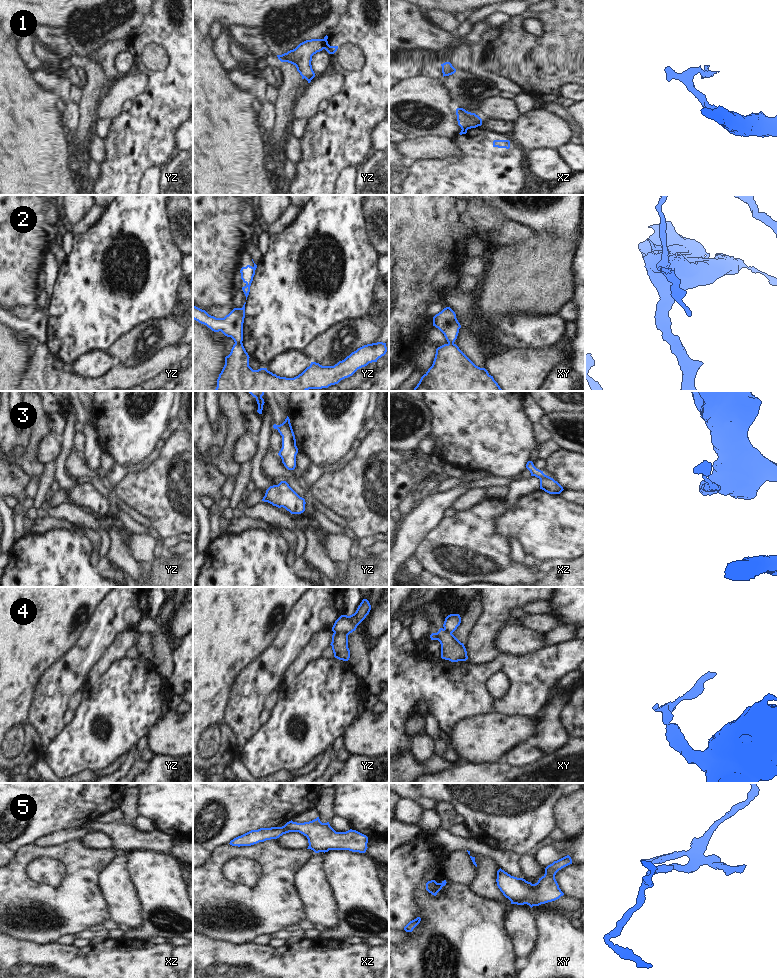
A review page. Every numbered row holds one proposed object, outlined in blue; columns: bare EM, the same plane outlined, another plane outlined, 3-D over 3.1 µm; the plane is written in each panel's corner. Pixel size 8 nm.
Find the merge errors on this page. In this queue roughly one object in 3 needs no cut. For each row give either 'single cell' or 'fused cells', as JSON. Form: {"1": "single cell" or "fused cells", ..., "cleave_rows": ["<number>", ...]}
{"1": "fused cells", "2": "fused cells", "3": "fused cells", "4": "fused cells", "5": "single cell", "cleave_rows": ["1", "2", "3", "4"]}

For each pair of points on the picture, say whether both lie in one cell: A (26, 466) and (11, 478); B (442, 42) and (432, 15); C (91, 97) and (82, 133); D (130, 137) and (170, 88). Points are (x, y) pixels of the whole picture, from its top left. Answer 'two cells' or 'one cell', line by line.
A: two cells
B: two cells
C: one cell
D: one cell

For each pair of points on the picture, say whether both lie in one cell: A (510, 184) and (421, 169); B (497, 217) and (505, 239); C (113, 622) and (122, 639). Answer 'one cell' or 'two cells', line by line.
A: one cell
B: two cells
C: two cells

